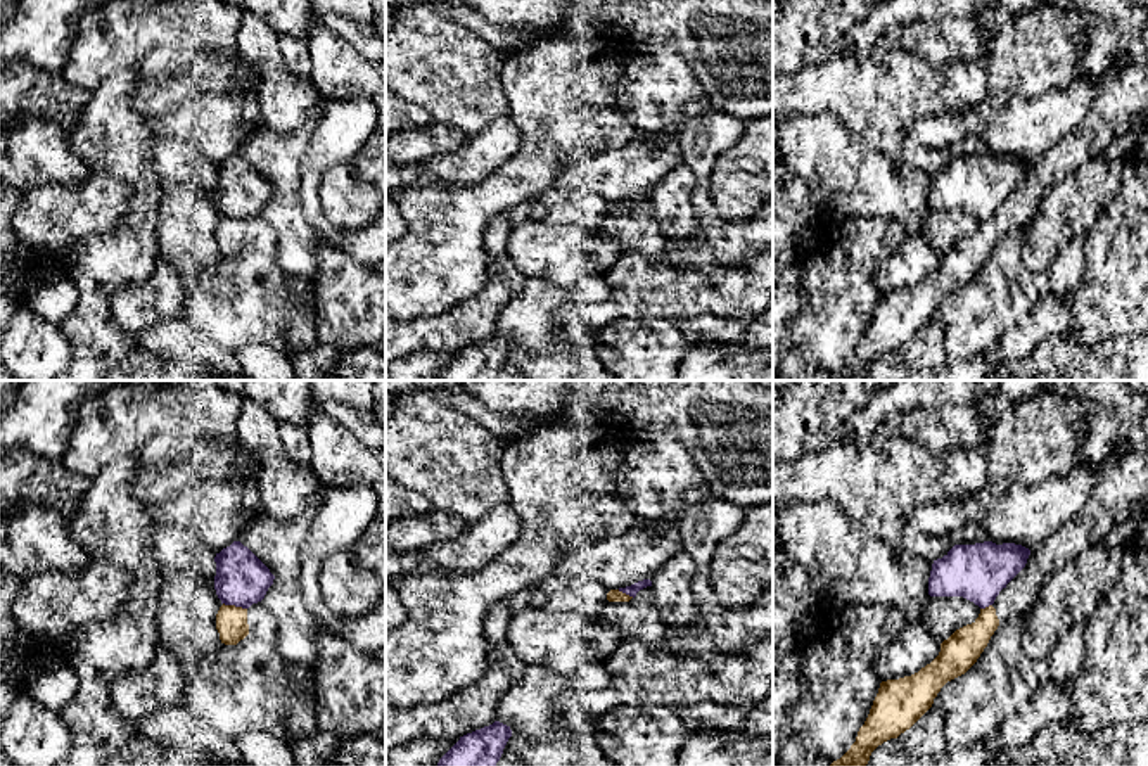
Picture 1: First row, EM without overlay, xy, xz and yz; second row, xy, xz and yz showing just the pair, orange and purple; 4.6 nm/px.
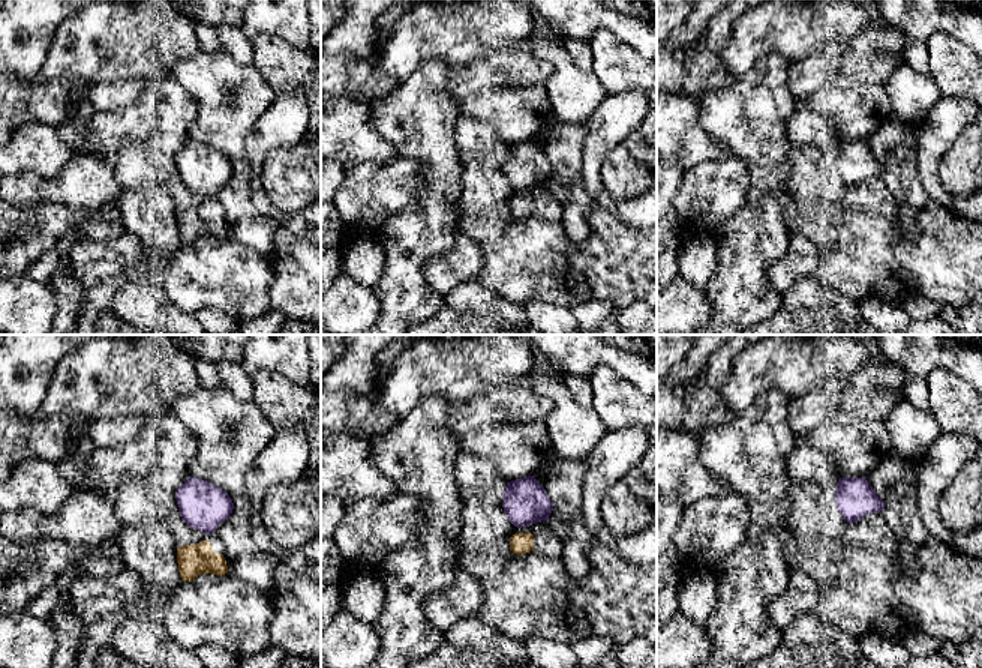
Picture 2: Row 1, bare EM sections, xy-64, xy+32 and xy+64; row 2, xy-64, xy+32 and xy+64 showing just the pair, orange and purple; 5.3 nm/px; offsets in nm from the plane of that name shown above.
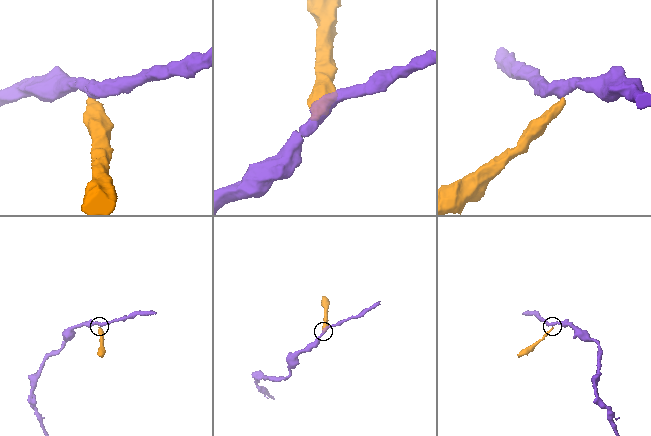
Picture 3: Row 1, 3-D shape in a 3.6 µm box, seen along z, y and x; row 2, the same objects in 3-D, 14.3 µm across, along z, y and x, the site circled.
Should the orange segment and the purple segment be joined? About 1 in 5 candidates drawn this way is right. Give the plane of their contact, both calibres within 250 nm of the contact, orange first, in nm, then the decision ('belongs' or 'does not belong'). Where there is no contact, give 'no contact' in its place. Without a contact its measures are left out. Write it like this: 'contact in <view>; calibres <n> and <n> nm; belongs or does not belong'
contact in xy; calibres 140 and 240 nm; does not belong

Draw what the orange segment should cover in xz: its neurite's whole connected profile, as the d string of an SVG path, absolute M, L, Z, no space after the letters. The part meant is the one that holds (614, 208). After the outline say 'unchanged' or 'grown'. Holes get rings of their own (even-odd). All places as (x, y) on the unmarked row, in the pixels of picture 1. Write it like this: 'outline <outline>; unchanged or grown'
outline M652 199L640 202L635 211L619 202L610 202L603 228L617 242L621 252L635 249L648 259L664 256L666 237L655 220Z; grown

